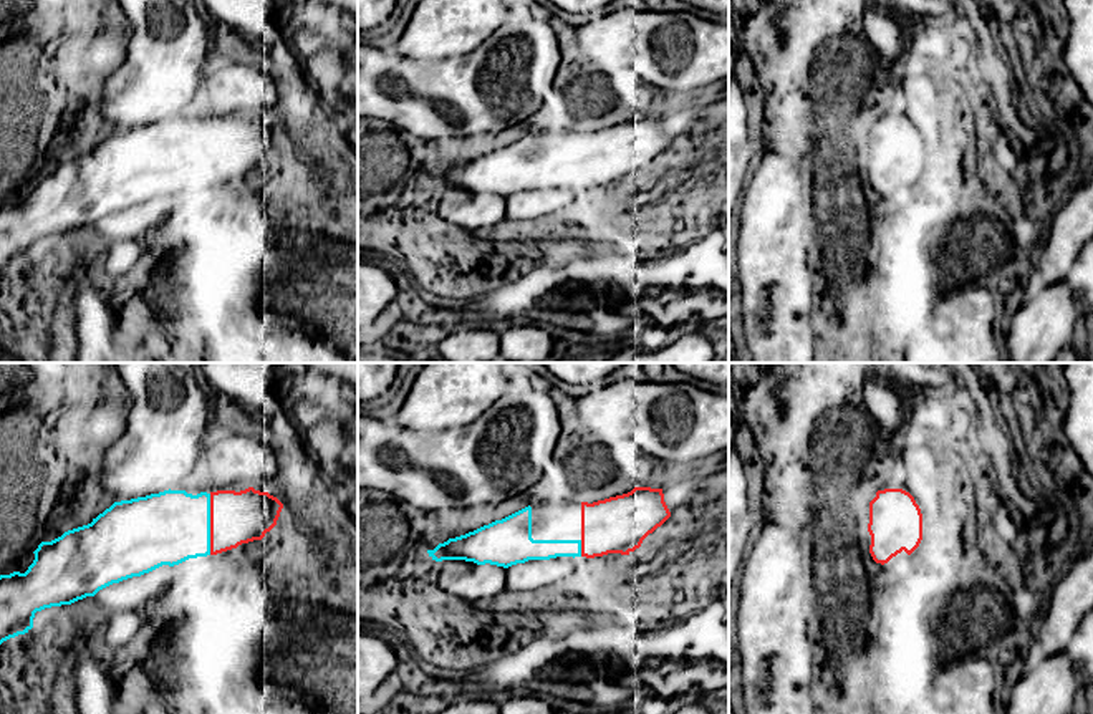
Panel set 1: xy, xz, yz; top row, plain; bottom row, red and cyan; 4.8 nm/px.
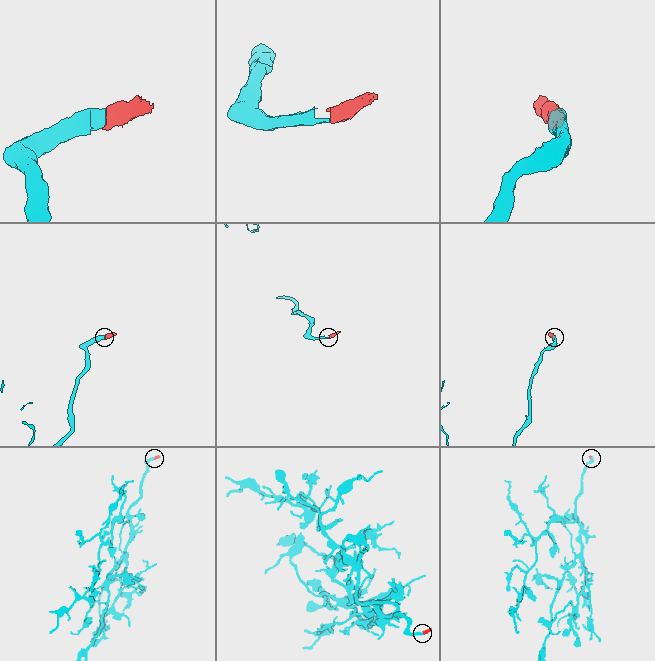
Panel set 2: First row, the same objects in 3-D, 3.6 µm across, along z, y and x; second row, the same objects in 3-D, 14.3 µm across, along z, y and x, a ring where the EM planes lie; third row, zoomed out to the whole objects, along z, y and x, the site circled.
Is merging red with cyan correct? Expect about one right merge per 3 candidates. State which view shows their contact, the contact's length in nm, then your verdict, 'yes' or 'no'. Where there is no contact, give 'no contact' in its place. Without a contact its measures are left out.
meets red in xy; contact 300 nm long; yes

